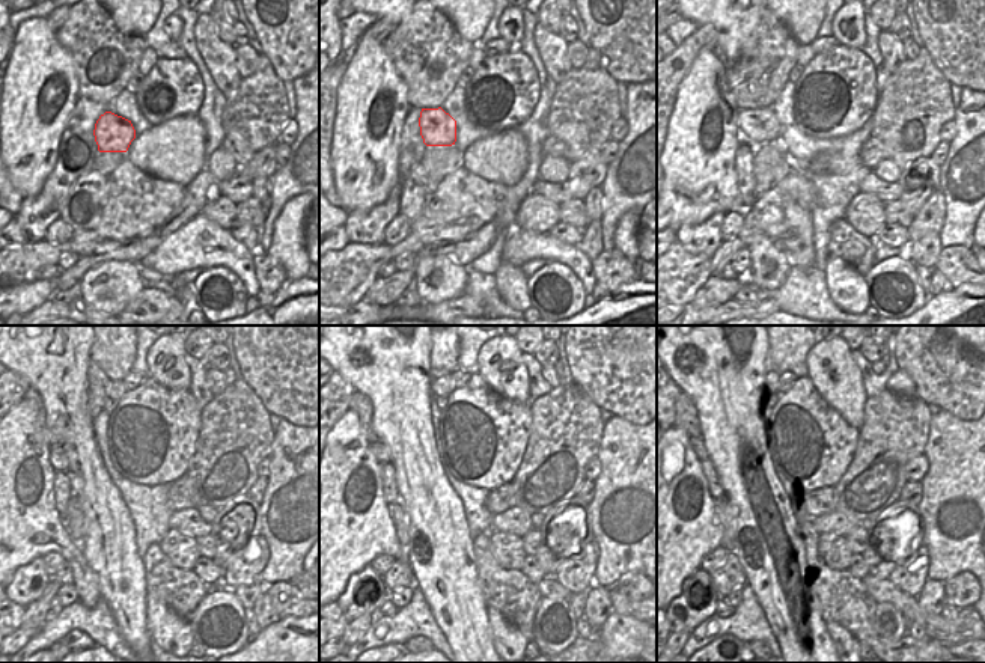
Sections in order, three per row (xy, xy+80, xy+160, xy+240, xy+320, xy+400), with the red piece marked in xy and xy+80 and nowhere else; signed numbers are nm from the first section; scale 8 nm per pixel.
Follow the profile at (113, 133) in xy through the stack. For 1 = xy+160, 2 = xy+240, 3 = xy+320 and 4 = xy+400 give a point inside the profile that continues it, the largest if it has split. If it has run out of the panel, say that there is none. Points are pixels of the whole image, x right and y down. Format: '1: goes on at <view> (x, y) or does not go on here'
1: goes on at xy+160 (759, 125)
2: goes on at xy+240 (57, 455)
3: goes on at xy+320 (380, 449)
4: goes on at xy+400 (696, 445)

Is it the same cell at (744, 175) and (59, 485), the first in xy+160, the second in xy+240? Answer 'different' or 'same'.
same

